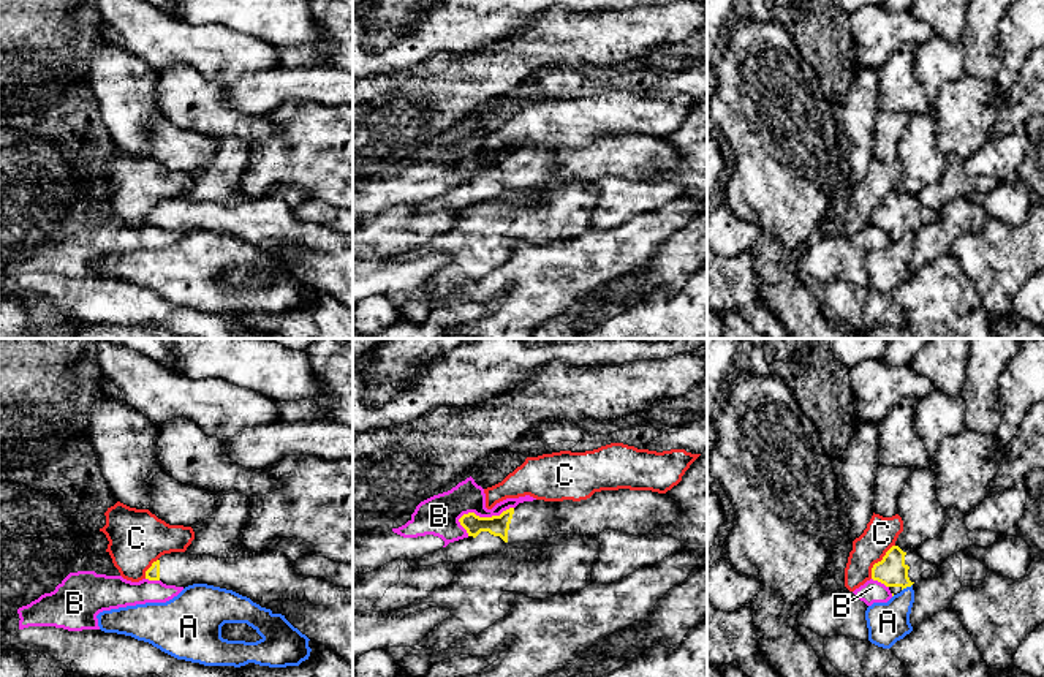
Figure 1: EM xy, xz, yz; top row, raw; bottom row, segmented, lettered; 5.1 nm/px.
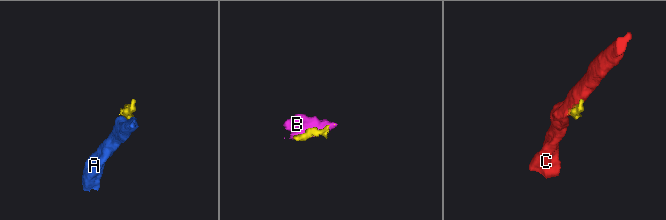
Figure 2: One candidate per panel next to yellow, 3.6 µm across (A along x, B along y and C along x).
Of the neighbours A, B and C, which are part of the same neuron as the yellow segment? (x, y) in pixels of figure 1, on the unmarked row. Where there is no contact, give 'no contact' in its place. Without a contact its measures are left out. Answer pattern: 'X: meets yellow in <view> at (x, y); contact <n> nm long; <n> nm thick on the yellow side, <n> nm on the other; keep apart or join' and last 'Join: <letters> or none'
A: meets yellow in yz at (907, 231); contact 70 nm long; 150 nm thick on the yellow side, 200 nm on the other; keep apart
B: meets yellow in xz at (484, 163); contact 300 nm long; 110 nm thick on the yellow side, 200 nm on the other; keep apart
C: meets yellow in yz at (878, 208); contact 220 nm long; 150 nm thick on the yellow side, 160 nm on the other; keep apart
Join: none

